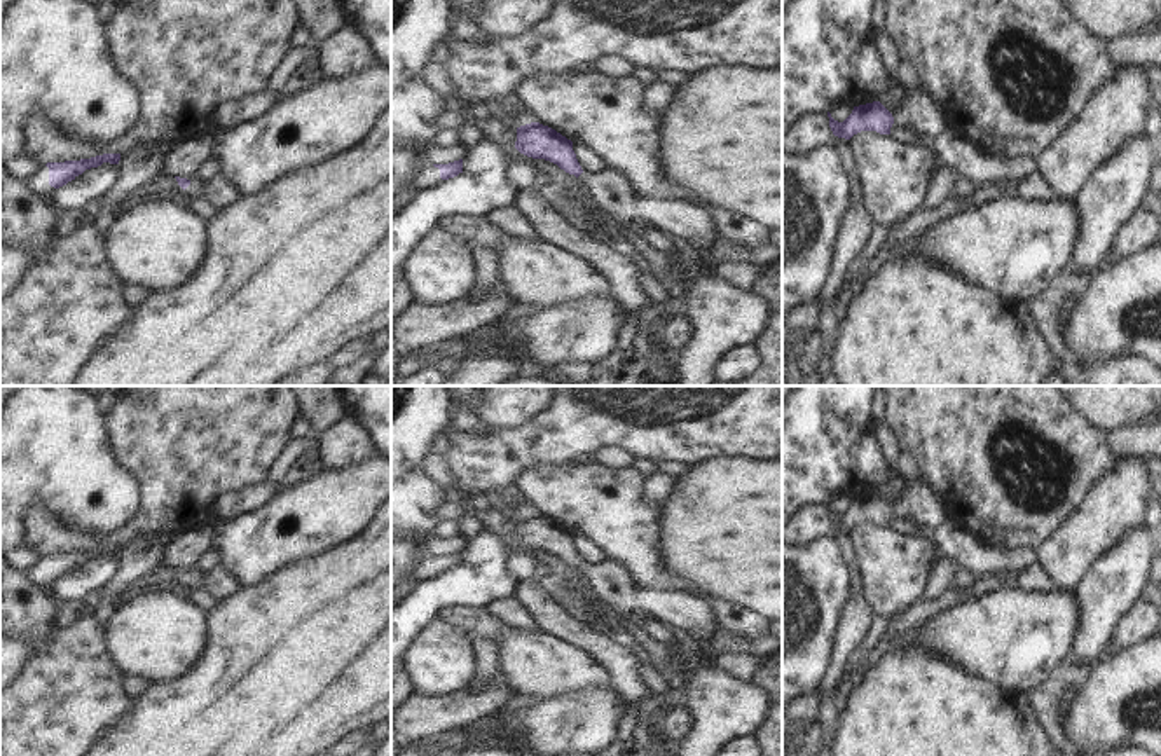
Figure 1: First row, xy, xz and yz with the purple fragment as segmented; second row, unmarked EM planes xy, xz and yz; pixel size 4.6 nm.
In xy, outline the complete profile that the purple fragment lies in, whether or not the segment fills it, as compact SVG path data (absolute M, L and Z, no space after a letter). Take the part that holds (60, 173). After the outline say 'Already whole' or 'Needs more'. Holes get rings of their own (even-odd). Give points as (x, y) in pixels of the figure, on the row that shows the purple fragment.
M103 154L91 159L47 162L30 178L40 194L56 196L58 189L75 180L86 169L98 168L103 162L119 164L120 154Z. Needs more.

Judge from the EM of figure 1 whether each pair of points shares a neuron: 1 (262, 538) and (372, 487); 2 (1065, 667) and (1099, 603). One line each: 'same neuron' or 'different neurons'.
1: same neuron
2: different neurons

